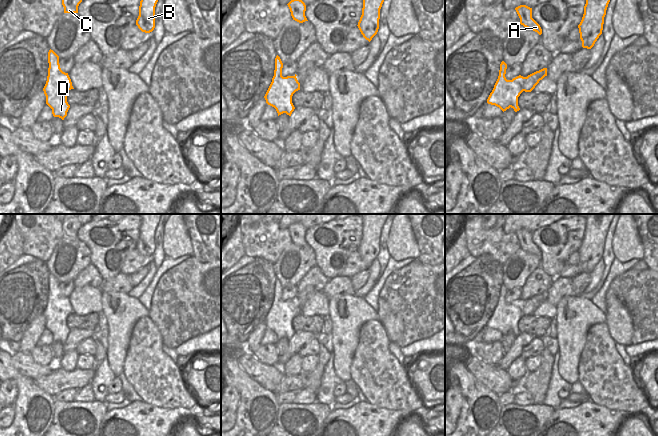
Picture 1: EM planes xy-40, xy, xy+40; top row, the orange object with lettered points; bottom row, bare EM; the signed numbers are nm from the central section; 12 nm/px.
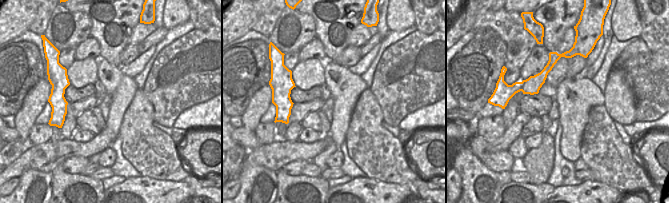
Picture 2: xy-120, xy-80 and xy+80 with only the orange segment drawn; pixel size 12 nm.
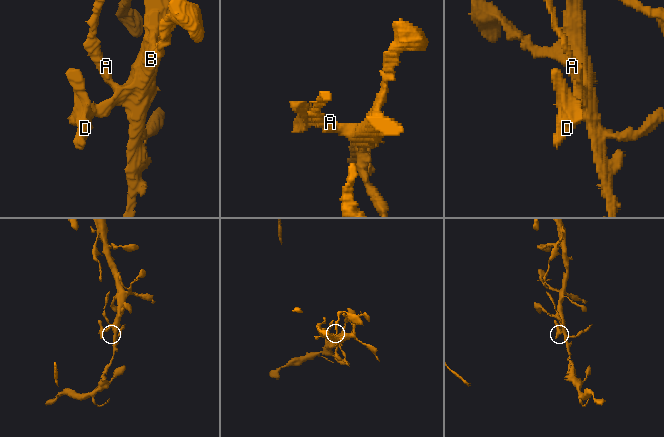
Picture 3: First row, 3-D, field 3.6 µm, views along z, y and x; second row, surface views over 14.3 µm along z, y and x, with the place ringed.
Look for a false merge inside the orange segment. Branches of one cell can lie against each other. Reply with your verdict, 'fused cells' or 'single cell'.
fused cells

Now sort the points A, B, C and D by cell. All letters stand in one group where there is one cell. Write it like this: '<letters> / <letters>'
A B C / D

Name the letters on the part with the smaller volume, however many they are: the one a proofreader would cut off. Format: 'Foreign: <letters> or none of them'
Foreign: D

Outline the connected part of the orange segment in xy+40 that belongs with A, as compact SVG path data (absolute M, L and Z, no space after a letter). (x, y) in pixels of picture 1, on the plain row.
M520 229L515 234L520 242L521 249L537 256L539 259L542 258L540 249L532 242L532 232L526 229Z

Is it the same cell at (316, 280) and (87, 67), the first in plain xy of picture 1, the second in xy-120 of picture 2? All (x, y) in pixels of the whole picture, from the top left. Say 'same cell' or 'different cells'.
different cells

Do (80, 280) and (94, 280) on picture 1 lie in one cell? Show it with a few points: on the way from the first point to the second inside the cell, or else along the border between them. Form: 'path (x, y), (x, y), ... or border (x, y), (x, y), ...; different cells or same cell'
path (83, 280), (91, 280); same cell

